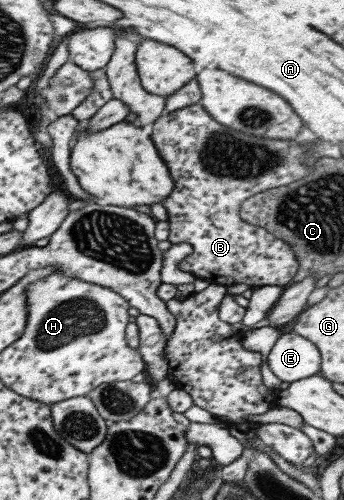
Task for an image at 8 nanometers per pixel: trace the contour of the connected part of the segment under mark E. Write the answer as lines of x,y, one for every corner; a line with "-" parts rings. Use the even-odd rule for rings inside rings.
288,329
282,330
266,357
272,374
286,383
314,376
320,369
316,347

